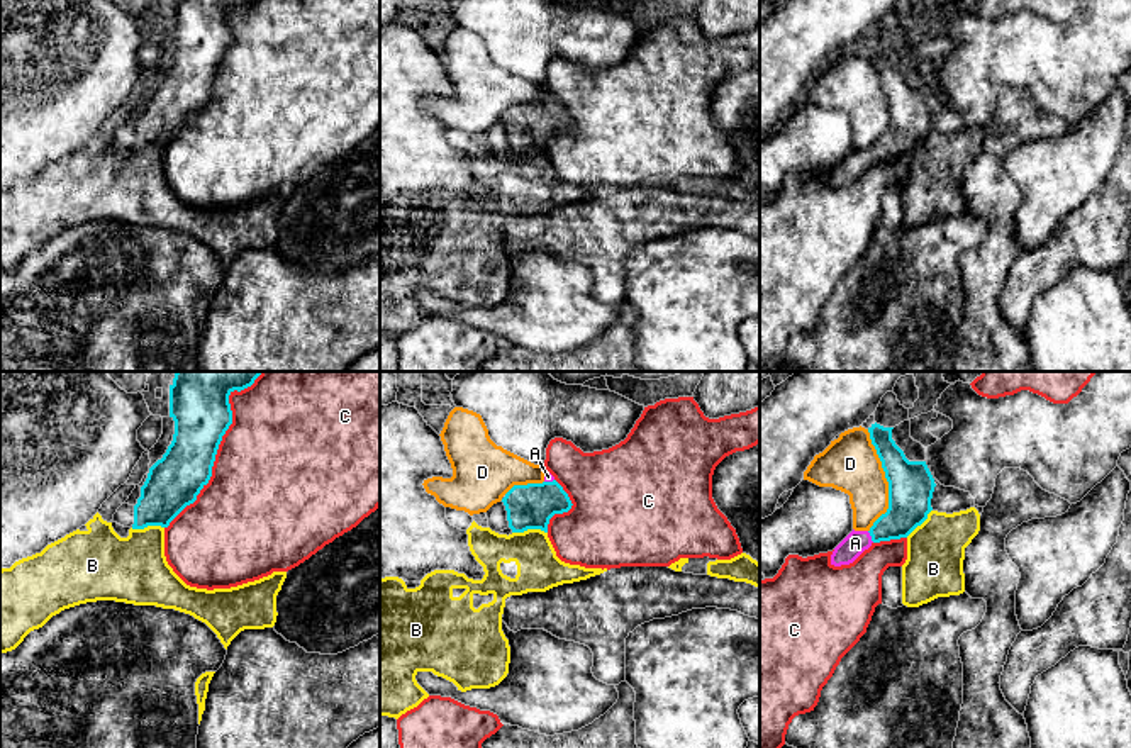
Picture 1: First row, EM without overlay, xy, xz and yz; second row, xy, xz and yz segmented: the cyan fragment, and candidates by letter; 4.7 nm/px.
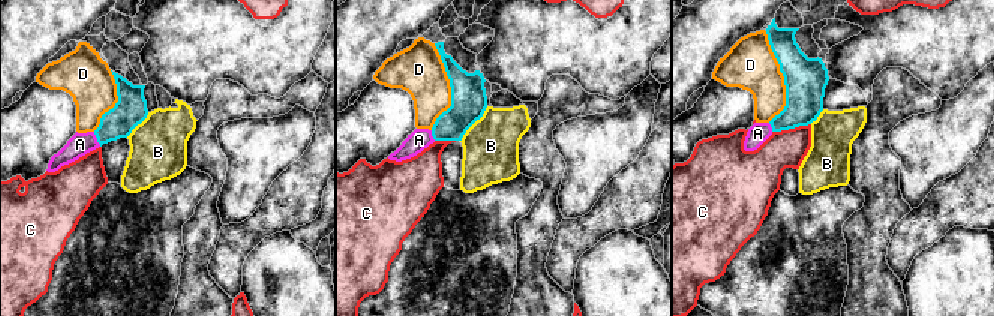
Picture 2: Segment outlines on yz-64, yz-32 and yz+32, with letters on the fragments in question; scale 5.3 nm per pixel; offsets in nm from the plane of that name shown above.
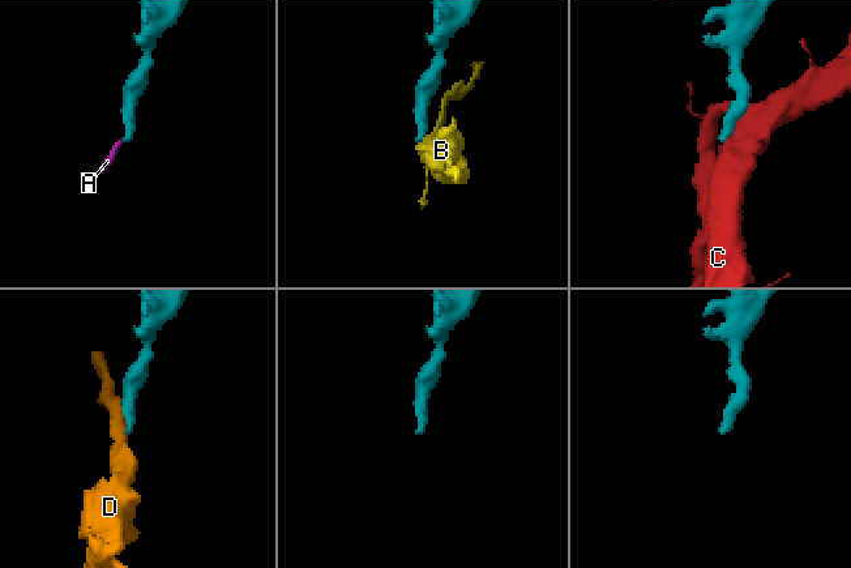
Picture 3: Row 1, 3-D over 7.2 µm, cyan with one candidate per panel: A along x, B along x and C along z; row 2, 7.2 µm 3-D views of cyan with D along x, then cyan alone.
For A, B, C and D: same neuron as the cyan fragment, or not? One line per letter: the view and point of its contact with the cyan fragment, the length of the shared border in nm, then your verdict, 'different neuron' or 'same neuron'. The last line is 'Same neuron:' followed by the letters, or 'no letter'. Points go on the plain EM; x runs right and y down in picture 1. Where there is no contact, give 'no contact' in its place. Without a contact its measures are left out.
A: yz (870, 155) | 70 nm | same neuron
B: xz (529, 148) | 170 nm | different neuron
C: xy (217, 68) | 800 nm | different neuron
D: yz (887, 100) | 480 nm | different neuron
Same neuron: A

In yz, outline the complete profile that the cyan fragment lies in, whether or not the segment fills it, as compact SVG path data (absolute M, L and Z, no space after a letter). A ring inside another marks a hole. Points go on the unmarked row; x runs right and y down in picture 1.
M872 44L872 64L889 102L889 129L868 151L851 151L833 171L831 185L853 183L873 163L907 158L933 131L934 98L926 81L909 81L892 59L894 47Z

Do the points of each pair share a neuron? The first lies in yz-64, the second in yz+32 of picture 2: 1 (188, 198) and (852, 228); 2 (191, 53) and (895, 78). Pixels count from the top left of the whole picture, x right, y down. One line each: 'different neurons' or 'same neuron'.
1: different neurons
2: different neurons

